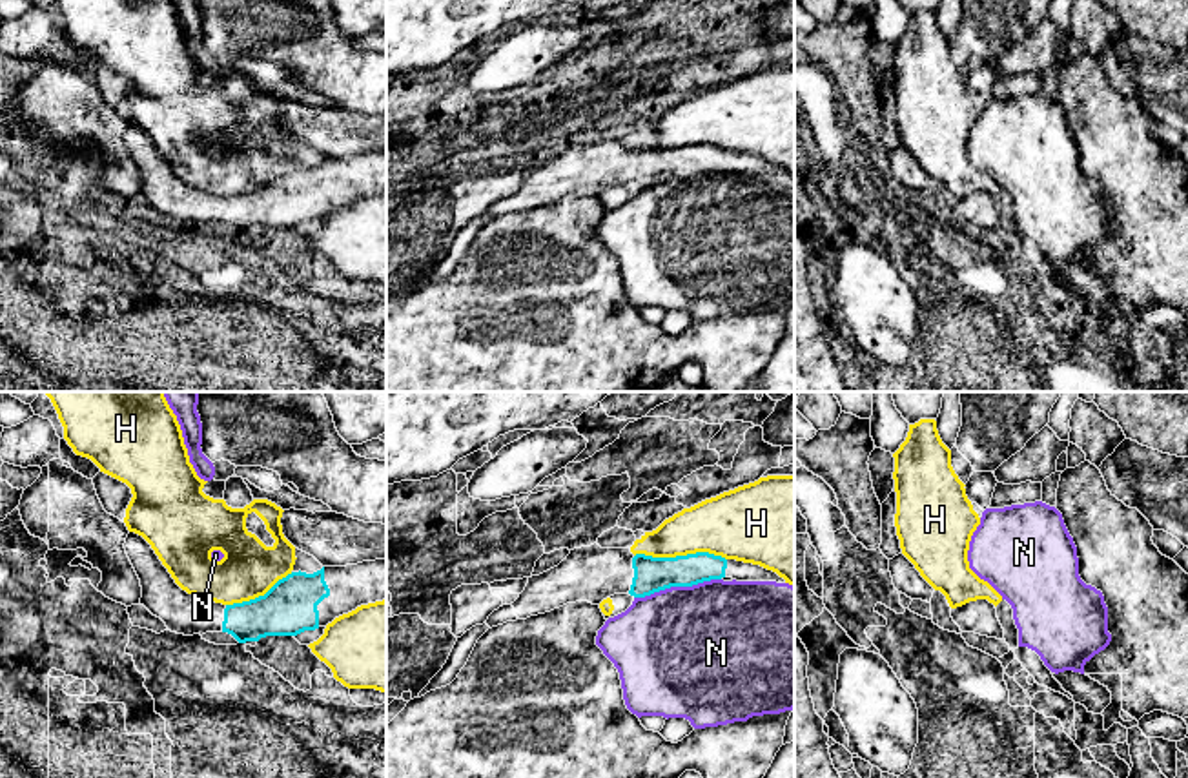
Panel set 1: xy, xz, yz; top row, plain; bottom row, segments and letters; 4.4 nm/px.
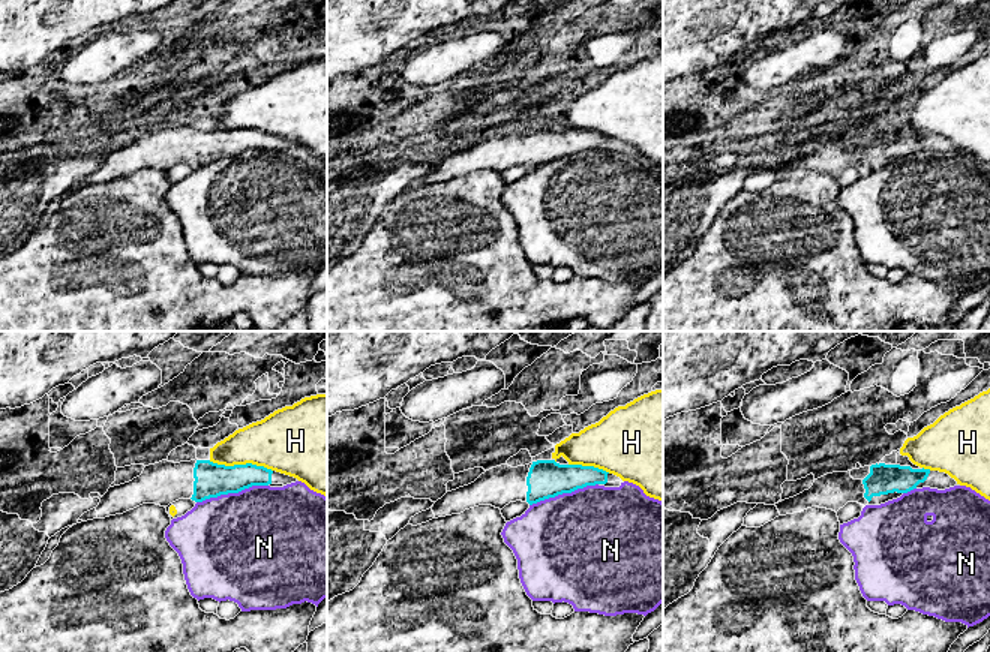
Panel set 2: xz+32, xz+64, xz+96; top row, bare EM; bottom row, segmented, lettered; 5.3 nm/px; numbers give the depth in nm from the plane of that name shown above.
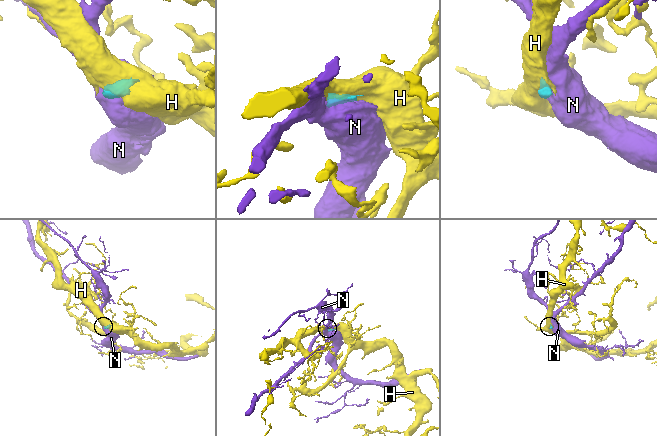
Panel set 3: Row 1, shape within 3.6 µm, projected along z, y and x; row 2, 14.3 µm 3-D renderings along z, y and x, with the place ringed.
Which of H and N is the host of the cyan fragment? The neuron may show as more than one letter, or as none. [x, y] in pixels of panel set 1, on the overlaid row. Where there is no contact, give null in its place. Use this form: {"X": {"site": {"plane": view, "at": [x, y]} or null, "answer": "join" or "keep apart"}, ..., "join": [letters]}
{"H": {"site": {"plane": "xz", "at": [680, 556]}, "answer": "keep apart"}, "N": {"site": {"plane": "xz", "at": [676, 585]}, "answer": "keep apart"}, "join": []}

